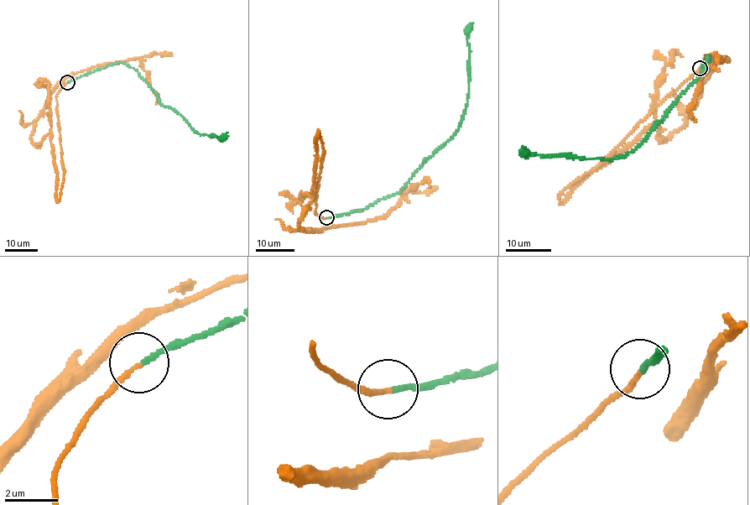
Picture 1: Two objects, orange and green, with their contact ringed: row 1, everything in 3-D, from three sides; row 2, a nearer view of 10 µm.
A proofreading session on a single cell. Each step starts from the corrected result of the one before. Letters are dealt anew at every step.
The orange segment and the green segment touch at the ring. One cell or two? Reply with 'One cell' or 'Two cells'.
One cell

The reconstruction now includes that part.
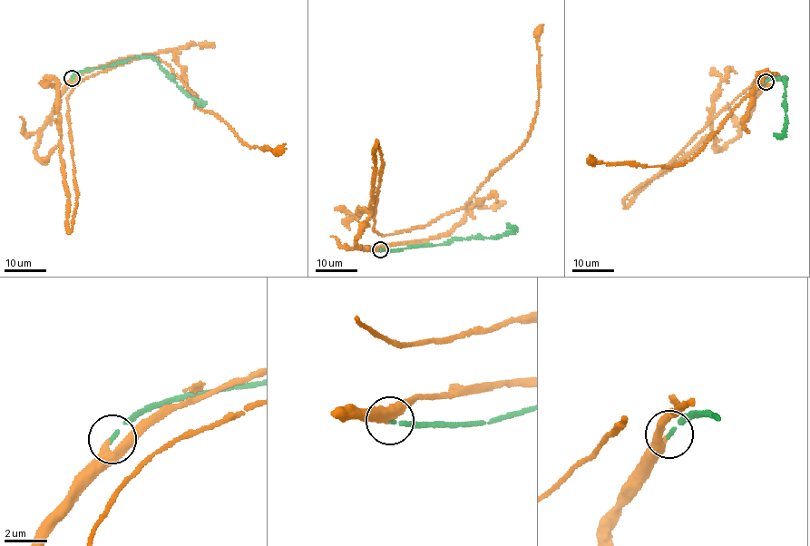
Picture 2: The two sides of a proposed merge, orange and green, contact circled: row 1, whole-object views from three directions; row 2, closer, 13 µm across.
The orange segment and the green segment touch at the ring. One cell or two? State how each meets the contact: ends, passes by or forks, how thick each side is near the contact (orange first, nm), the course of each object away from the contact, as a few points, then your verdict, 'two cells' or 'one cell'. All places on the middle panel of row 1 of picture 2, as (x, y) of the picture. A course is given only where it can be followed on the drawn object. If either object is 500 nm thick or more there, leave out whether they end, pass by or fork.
orange passes by; green ends there; 220 nm thick on the orange side, 170 nm on the other; orange runs (380, 250), (356, 243), (376, 142), (373, 229), (382, 235), (466, 205), (529, 134), (543, 24); green runs (380, 250), (449, 244), (456, 239), (497, 238), (512, 229), (507, 224); one cell

